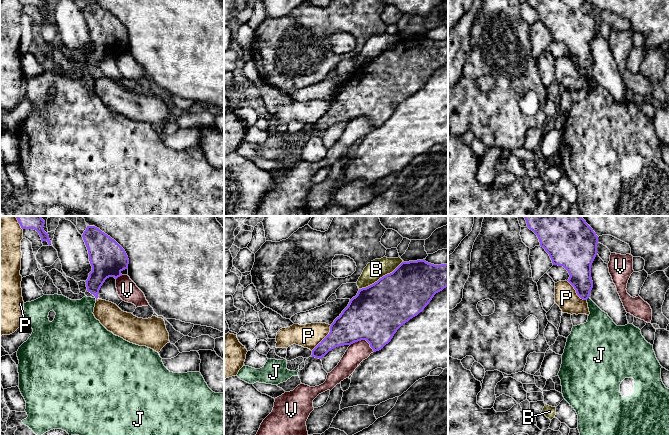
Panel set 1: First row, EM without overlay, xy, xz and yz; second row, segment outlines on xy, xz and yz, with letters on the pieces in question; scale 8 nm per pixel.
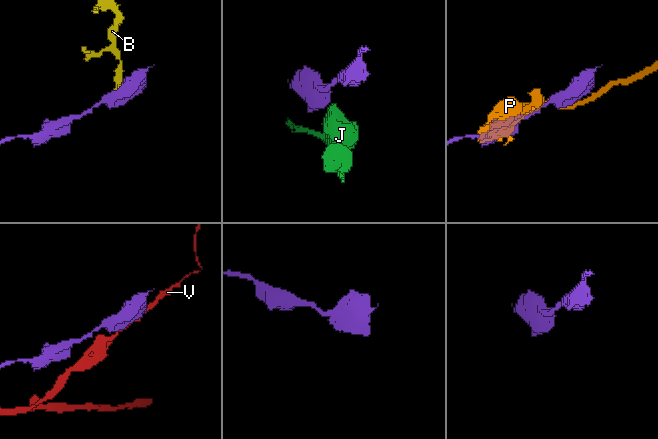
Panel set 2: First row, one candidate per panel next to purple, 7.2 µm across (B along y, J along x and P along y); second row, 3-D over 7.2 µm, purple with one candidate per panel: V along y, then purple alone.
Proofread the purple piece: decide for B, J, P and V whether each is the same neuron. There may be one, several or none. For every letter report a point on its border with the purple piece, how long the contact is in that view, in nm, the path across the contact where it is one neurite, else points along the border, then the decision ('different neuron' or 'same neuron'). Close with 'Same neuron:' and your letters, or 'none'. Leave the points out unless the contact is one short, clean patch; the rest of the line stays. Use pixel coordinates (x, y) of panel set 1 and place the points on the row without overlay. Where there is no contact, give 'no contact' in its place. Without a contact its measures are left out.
B: contact xz (380, 54); length 420 nm; different neuron
J: contact yz (587, 74); length 30 nm; border yz (588, 73), (586, 75); different neuron
P: contact xz (324, 114); length 260 nm; different neuron
V: contact xz (363, 115); length 200 nm; different neuron
Same neuron: none

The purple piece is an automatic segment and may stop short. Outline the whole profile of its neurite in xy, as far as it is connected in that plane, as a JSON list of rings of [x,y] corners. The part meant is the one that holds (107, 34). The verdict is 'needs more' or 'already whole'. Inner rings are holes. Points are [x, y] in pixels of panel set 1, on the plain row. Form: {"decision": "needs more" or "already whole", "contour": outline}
{"decision": "already whole", "contour": [[[87,2],[82,13],[92,42],[85,57],[86,63],[97,75],[105,56],[122,52],[121,48],[128,45],[129,35],[125,26],[114,15],[95,2]]]}

